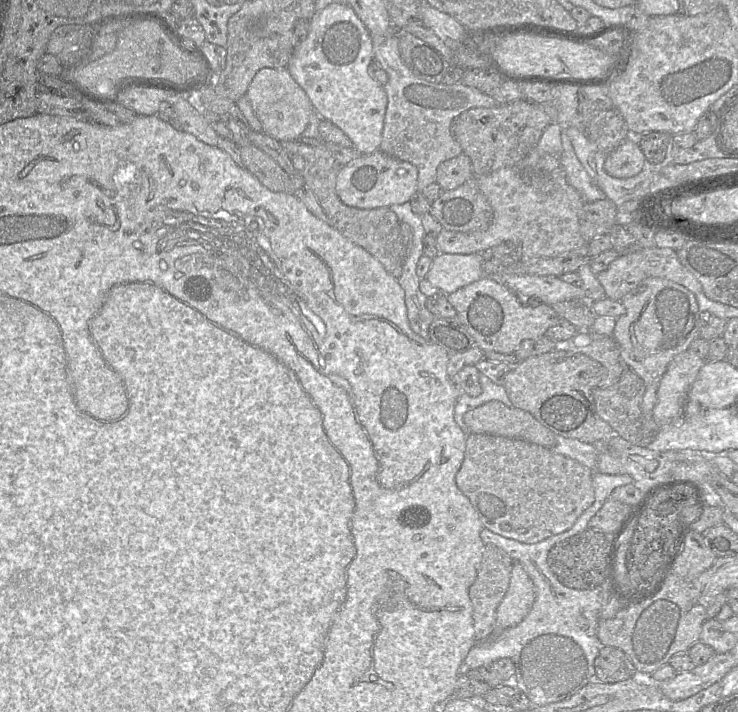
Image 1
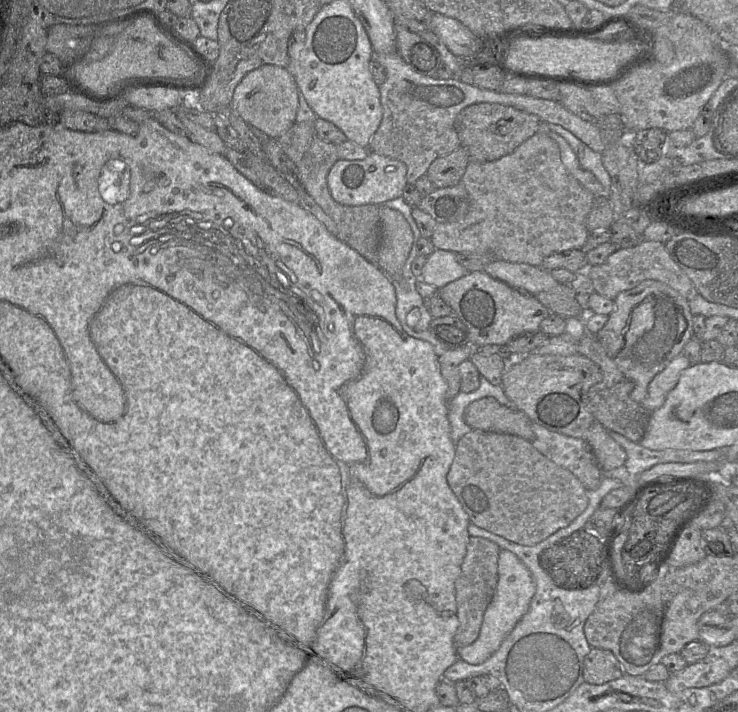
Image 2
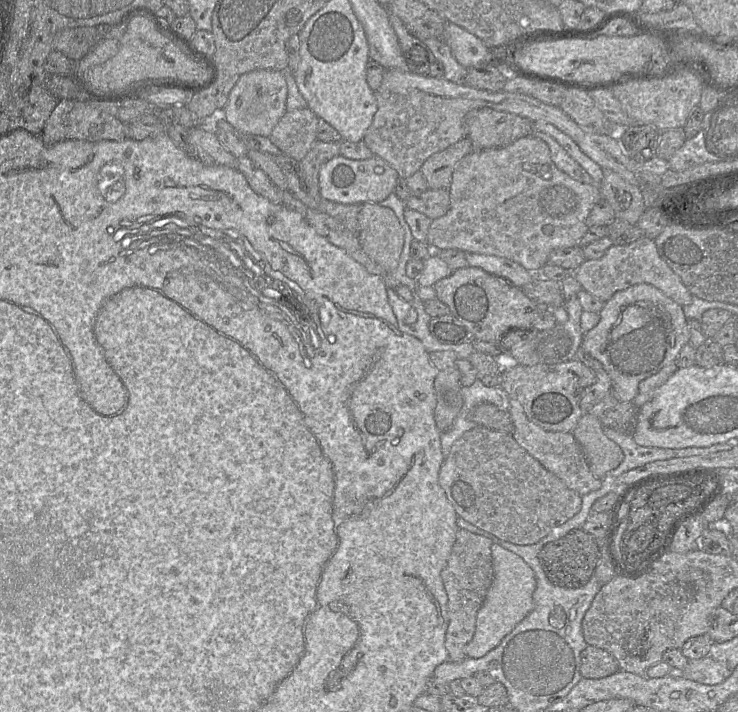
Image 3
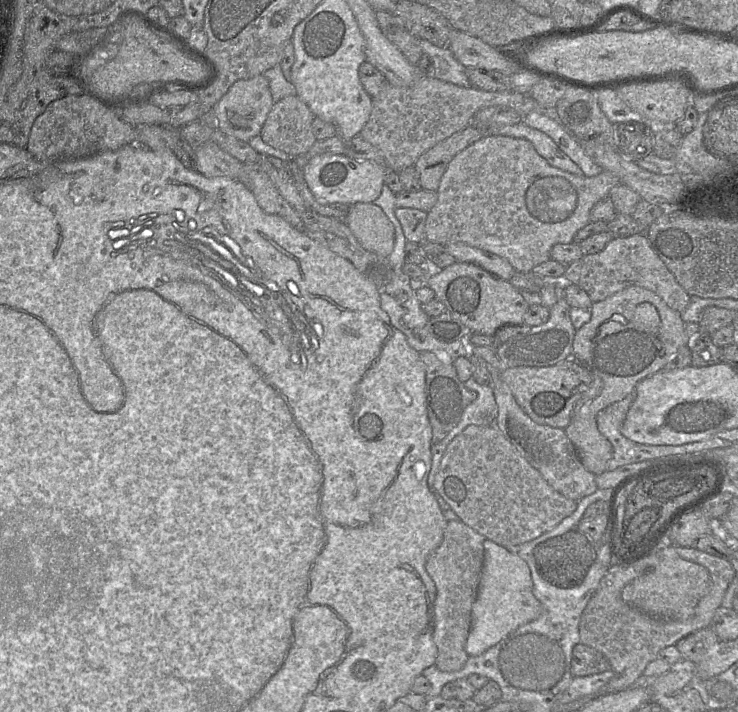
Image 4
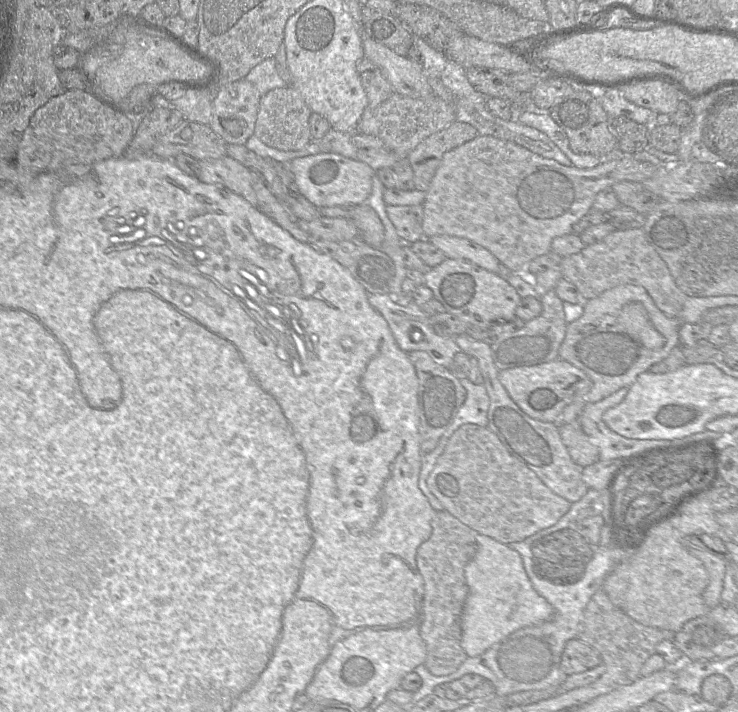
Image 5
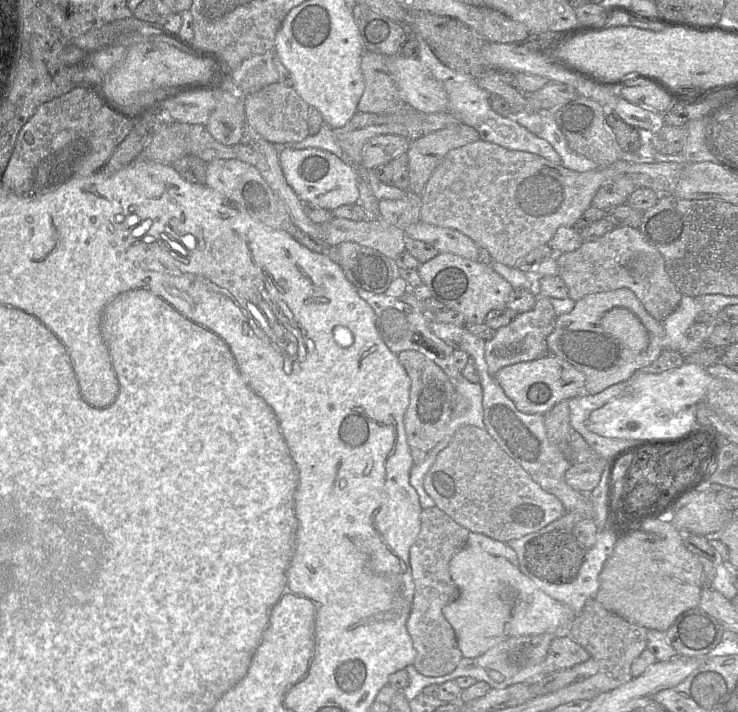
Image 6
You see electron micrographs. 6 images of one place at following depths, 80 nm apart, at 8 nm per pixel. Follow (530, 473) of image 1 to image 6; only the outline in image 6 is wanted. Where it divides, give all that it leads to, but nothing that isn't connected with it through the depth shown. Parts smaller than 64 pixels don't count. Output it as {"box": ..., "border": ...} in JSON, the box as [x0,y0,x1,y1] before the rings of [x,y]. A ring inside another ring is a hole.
{"box":[424,425,565,542],"border":[[[464,425],[457,429],[450,443],[437,456],[424,479],[424,489],[435,506],[470,532],[482,533],[508,542],[536,532],[559,519],[565,512],[563,503],[536,483],[524,468],[511,458],[485,428]]]}

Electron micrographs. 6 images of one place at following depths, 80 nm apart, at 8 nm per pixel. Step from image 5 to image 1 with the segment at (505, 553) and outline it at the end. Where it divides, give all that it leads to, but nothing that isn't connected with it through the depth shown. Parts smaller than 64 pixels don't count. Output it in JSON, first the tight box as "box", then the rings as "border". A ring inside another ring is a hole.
{"box":[490,562,535,639],"border":[[[514,562],[509,588],[497,608],[495,629],[490,639],[519,624],[530,611],[535,599],[534,585],[523,569]]]}

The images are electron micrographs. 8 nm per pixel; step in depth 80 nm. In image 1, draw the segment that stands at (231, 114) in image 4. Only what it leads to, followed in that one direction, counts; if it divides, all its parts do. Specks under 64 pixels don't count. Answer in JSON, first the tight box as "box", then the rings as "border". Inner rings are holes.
{"box":[245,67,316,142],"border":[[[287,67],[260,69],[245,96],[262,125],[262,132],[280,142],[303,137],[311,115],[316,112],[307,93],[294,80]]]}

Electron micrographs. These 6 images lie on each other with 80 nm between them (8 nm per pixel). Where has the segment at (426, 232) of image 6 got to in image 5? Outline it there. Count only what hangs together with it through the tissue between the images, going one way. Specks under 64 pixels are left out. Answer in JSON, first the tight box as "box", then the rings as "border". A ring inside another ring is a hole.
{"box":[424,235,511,277],"border":[[[437,235],[424,239],[443,251],[448,258],[468,260],[504,277],[511,273],[489,250],[469,239],[448,235]]]}

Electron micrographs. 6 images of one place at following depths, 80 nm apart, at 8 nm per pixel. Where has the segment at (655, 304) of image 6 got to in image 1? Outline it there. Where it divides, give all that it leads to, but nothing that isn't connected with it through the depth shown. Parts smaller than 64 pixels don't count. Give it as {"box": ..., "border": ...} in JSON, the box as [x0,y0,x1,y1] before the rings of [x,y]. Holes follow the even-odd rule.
{"box":[597,246,703,301],"border":[[[655,246],[652,248],[642,248],[630,254],[620,255],[610,263],[605,271],[597,274],[597,278],[605,290],[606,297],[615,301],[620,301],[629,291],[637,287],[641,281],[650,277],[671,280],[684,286],[694,295],[703,292],[701,284],[681,264],[676,251],[670,248],[659,248]]]}

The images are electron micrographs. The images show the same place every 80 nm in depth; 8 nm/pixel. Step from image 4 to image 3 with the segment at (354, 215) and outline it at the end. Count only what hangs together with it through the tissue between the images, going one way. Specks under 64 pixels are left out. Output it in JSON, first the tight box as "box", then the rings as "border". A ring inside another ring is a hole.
{"box":[357,203,405,273],"border":[[[364,203],[360,205],[357,220],[357,237],[364,252],[386,273],[395,270],[405,233],[394,211],[378,203]]]}

